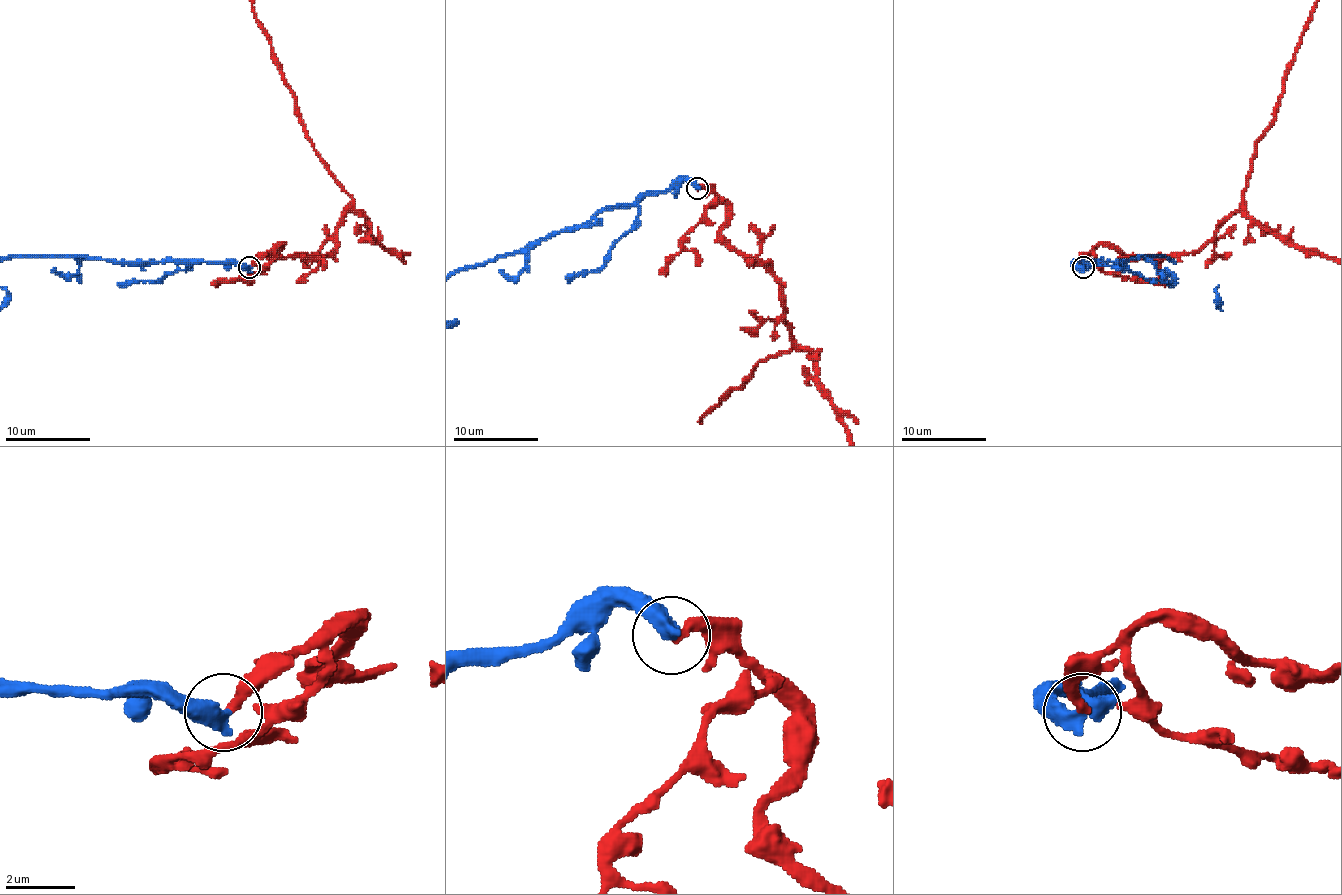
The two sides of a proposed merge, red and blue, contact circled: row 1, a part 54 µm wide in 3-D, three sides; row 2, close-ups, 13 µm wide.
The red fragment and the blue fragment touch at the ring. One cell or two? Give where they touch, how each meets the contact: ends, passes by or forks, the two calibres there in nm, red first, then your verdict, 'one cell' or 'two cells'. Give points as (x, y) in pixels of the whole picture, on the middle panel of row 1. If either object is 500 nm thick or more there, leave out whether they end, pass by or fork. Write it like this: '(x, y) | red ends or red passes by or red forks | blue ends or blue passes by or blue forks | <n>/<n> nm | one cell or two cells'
(697, 188) | 240/500 nm | one cell

